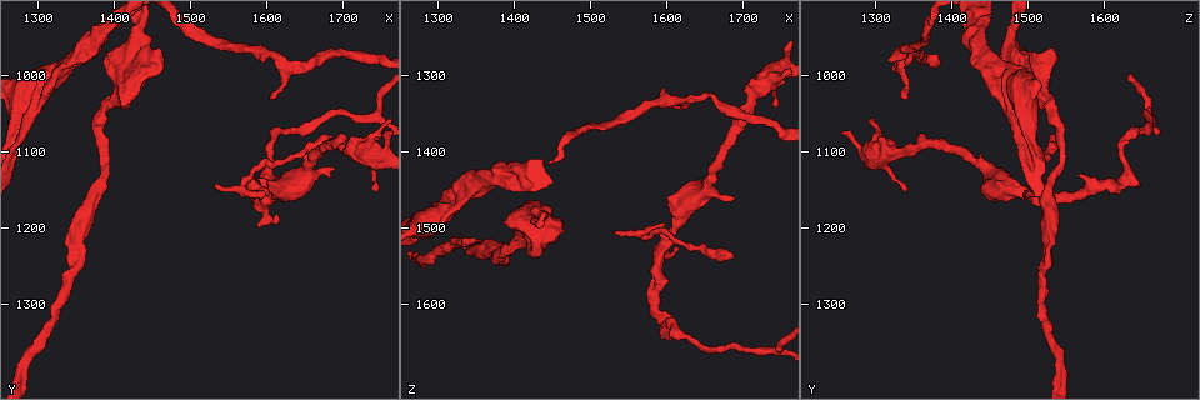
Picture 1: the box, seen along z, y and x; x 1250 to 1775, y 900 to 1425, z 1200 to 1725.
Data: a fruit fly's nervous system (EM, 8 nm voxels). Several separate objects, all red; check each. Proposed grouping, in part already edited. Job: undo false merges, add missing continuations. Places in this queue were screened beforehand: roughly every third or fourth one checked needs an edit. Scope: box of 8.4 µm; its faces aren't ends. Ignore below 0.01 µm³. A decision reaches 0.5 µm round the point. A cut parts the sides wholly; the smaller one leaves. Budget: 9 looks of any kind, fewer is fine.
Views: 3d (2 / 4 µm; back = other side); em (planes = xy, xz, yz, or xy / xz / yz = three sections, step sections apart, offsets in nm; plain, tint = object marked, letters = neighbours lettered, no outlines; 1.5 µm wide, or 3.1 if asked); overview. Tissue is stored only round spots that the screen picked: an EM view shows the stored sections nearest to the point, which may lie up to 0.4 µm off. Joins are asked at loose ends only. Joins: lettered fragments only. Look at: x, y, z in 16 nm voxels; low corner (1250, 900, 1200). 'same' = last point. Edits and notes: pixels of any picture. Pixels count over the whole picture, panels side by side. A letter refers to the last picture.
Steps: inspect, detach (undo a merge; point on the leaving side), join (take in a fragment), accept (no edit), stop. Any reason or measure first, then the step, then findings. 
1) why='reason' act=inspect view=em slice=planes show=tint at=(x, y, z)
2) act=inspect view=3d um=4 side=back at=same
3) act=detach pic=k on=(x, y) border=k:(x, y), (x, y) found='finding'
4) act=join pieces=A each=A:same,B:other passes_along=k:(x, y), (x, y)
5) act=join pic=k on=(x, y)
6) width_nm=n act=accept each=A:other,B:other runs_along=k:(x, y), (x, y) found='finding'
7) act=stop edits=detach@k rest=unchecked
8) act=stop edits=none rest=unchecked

why='abrupt turn' act=inspect view=3d um=2 at=(1610, 1085, 1620)

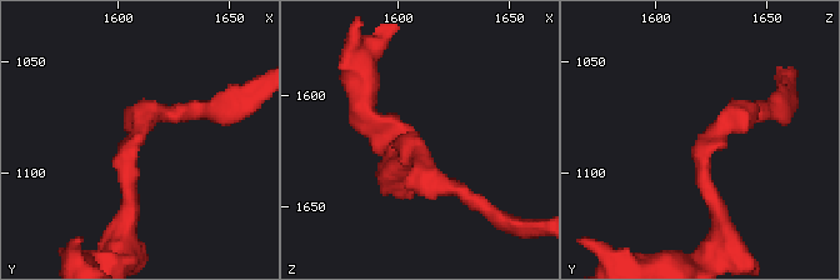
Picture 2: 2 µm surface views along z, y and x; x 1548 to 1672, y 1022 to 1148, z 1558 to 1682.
why='shape alone is not enough' act=inspect view=em slice=planes show=letters at=(1608, 1084, 1625)

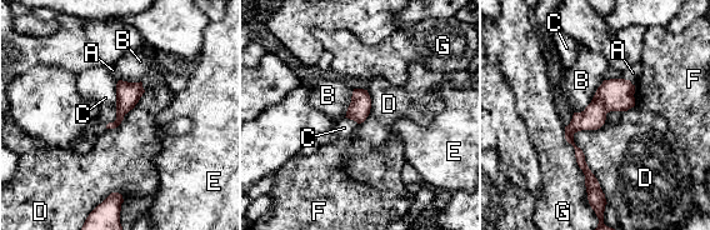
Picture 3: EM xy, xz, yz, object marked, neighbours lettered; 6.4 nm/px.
width_nm=130 longest_contact=D:650nm act=accept each=A:other,B:other,C:other,D:other,E:other,F:other,G:other found='all the same neuron'

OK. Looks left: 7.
why='abrupt turn' act=inspect view=3d um=4 at=(1740, 1055, 1660)

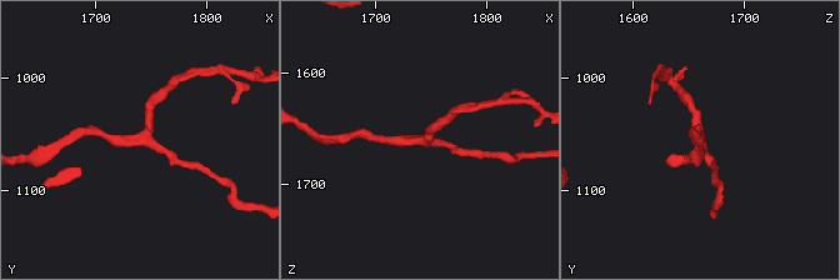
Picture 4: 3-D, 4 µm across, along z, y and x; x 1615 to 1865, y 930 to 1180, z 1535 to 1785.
why='need the tissue' act=inspect view=em slice=planes show=plain at=(1742, 1054, 1660)

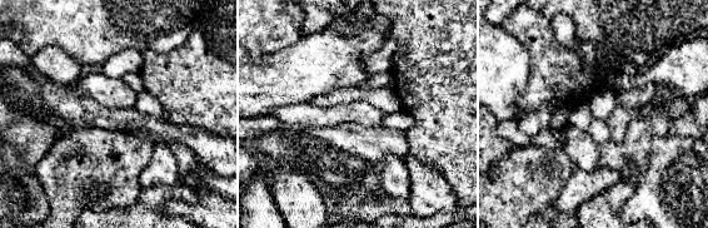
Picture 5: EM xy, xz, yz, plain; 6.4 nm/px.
act=inspect view=em slice=planes show=letters at=same

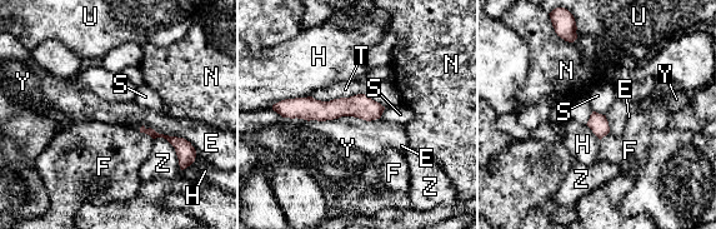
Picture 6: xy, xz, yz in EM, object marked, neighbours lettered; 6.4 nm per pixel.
act=accept each=E:other,F:other,H:other,N:other,S:other,T:other,U:other,Y:other,Z:other border=6:(285, 117), (379, 119) found='all the same neuron'

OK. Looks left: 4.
why='thick end' act=inspect view=em slice=planes show=letters at=(1385, 980, 1495)

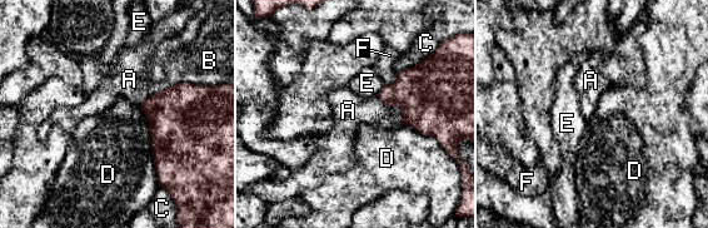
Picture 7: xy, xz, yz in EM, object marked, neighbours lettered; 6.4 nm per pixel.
act=accept each=A:other,B:other,C:other,D:other,E:other,F:other found='none of them fits'

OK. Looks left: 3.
why='free end' act=inspect view=3d um=4 side=back at=(1615, 1195, 1525)

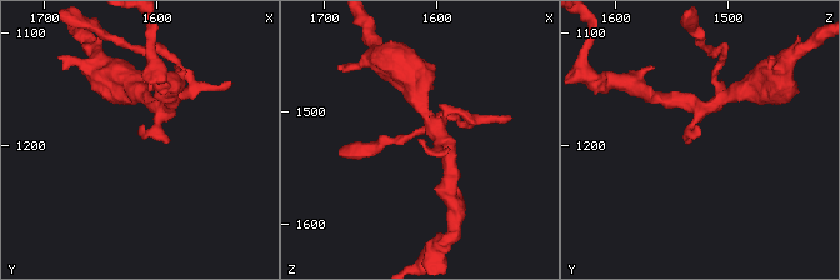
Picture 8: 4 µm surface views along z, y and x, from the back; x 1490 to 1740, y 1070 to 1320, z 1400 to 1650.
arm_widths_nm=220,220 act=inspect view=em slice=planes show=letters at=(1614, 1192, 1524)

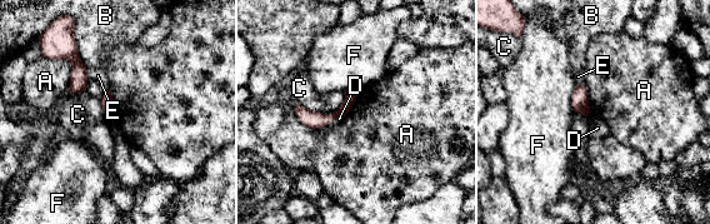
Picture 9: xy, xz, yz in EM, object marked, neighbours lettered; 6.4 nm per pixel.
act=accept each=A:other,B:other,C:other,D:other,E:other,F:other found='no lettered fragment goes on from it'

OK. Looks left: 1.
act=stop edits=none rest=unchecked

